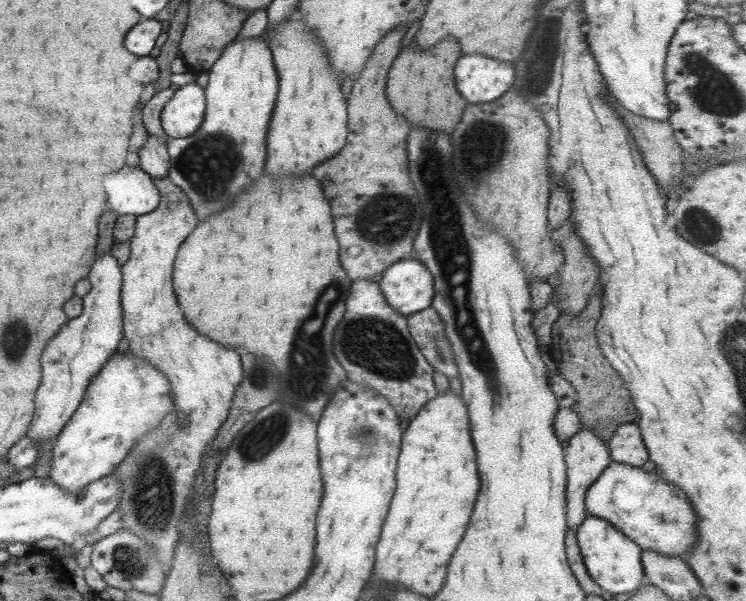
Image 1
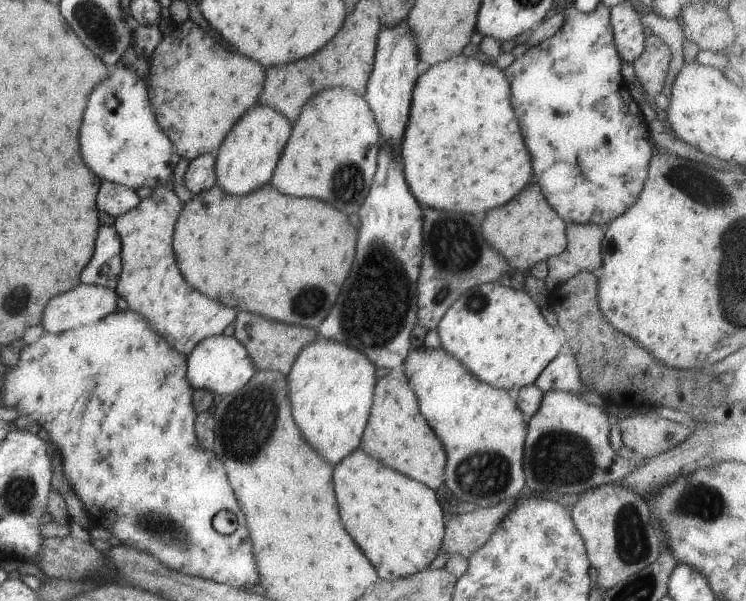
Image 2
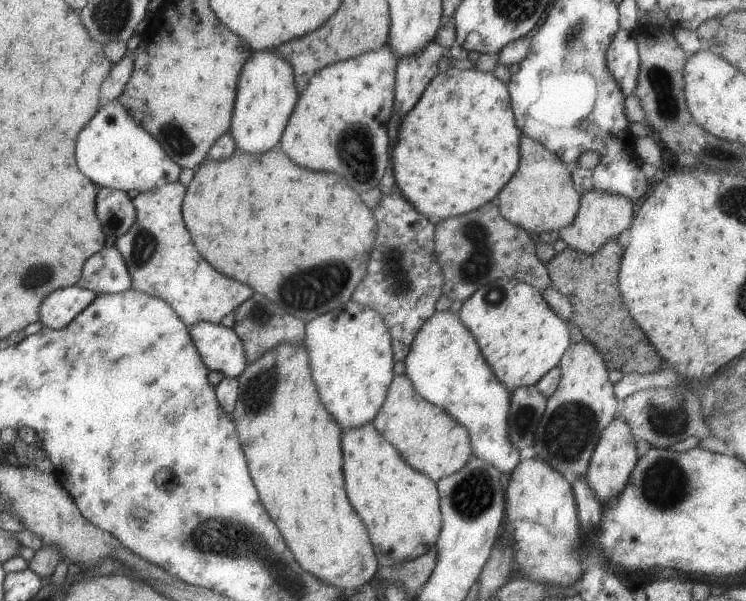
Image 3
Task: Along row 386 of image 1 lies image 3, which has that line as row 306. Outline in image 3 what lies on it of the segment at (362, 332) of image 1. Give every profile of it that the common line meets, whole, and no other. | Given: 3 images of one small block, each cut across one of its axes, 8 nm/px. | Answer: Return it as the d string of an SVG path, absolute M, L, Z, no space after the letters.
M397 188L391 196L381 194L380 204L377 208L371 209L371 214L374 216L378 229L365 274L355 286L350 300L362 306L371 307L382 316L390 334L393 360L394 362L403 361L416 331L419 330L423 321L433 314L435 311L433 306L442 294L443 277L434 249L434 224L420 215L411 203L401 197Z

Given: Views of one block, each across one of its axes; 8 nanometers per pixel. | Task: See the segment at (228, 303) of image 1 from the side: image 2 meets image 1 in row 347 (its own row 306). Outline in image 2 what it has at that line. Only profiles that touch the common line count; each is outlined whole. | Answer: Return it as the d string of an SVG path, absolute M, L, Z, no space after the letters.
M265 184L259 190L245 194L245 196L225 196L223 192L219 192L219 188L209 188L207 192L203 191L203 200L201 200L201 192L193 194L191 199L182 204L182 208L175 220L172 234L172 248L174 258L177 262L177 268L183 276L183 280L187 280L187 284L191 288L195 288L199 292L199 282L201 282L201 294L213 300L219 300L219 304L223 306L231 306L235 310L243 310L243 312L251 312L257 316L265 316L283 324L291 324L291 326L312 328L315 331L319 322L327 316L327 312L331 310L331 306L335 304L335 296L339 294L339 288L351 268L351 260L353 260L353 246L355 246L355 230L351 228L351 224L347 222L347 216L341 214L339 210L331 208L329 204L323 204L319 200L313 198L289 198L283 196L279 192L275 192L273 186Z

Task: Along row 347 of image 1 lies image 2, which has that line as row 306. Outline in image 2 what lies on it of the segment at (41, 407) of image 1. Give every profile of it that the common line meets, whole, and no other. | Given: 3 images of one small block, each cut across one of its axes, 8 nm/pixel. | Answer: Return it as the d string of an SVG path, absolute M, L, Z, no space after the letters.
M79 283L75 288L67 290L67 292L59 292L53 298L49 298L47 306L41 312L41 326L43 326L44 332L59 334L59 332L93 324L93 322L101 320L103 316L117 310L116 292L113 292L110 288Z

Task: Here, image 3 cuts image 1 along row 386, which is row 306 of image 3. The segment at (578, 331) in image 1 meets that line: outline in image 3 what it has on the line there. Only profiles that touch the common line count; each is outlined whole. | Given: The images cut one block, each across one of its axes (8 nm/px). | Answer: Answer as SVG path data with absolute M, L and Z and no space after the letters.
M613 238L605 242L595 254L587 256L583 252L565 248L563 252L555 253L544 266L551 280L550 286L571 304L571 316L579 327L579 332L586 341L593 344L606 368L619 370L623 375L628 375L629 372L651 374L661 370L665 364L647 342L639 326L630 319L617 290L617 270L622 253L619 242Z

